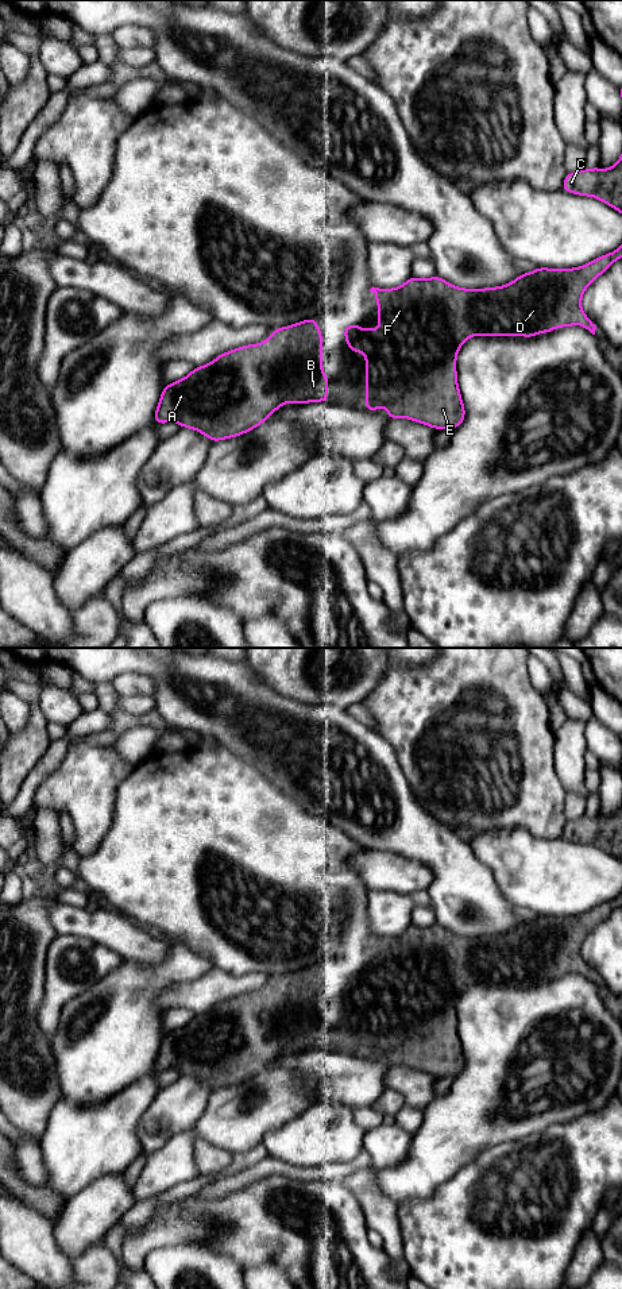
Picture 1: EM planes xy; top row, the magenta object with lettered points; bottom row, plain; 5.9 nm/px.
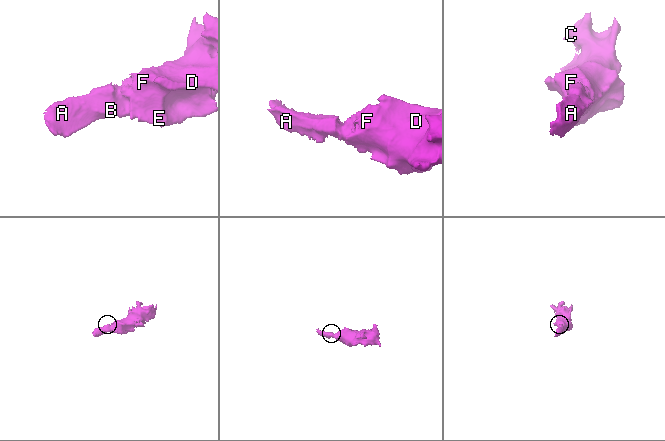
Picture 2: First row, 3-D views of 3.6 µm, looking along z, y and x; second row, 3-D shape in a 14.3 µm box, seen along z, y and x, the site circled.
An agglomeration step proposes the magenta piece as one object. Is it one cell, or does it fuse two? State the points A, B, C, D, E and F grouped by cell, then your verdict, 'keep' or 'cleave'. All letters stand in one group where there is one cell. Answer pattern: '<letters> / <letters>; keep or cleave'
A B C D E F; keep

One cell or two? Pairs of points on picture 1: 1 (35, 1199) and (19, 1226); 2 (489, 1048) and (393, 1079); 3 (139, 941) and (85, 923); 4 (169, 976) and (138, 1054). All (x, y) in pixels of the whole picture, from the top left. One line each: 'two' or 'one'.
1: two
2: two
3: one
4: one

